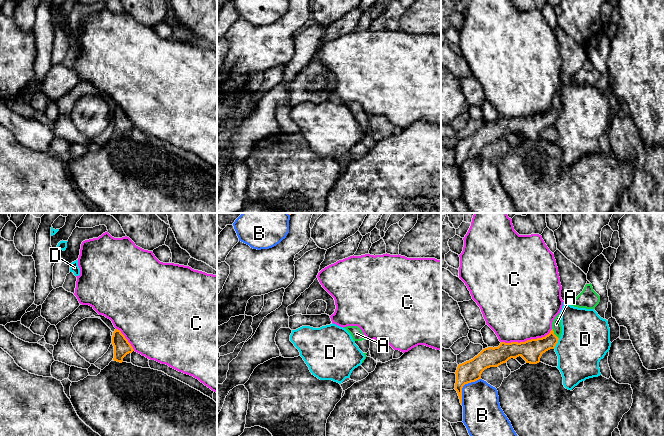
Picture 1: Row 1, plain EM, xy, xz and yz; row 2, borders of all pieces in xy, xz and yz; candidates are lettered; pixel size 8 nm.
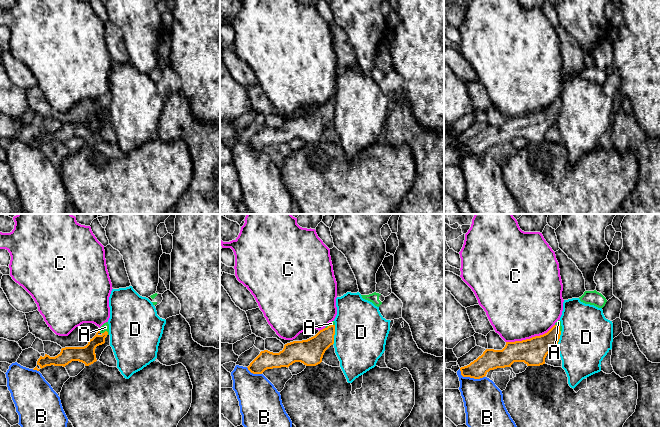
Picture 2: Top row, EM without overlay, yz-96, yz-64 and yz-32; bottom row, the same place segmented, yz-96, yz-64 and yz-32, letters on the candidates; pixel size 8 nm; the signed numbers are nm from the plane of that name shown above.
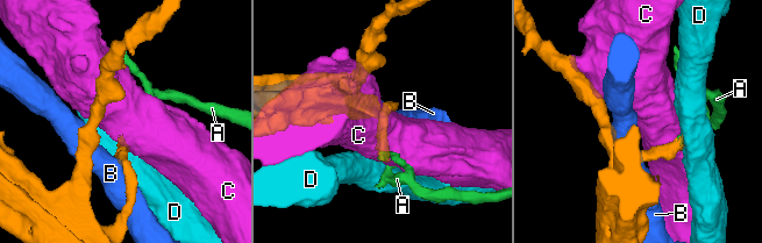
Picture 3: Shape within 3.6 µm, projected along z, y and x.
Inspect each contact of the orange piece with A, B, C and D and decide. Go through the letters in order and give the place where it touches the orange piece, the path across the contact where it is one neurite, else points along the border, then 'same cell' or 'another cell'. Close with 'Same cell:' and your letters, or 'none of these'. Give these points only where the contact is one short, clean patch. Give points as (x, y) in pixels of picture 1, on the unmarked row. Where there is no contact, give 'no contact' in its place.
A: yz (553, 109) | across yz (531, 127), (542, 121), (553, 109), (556, 100) | same cell
B: yz (462, 163) | another cell
C: yz (527, 116) | another cell
D: yz (557, 118) | along yz (559, 114), (553, 124) | another cell
Same cell: A

